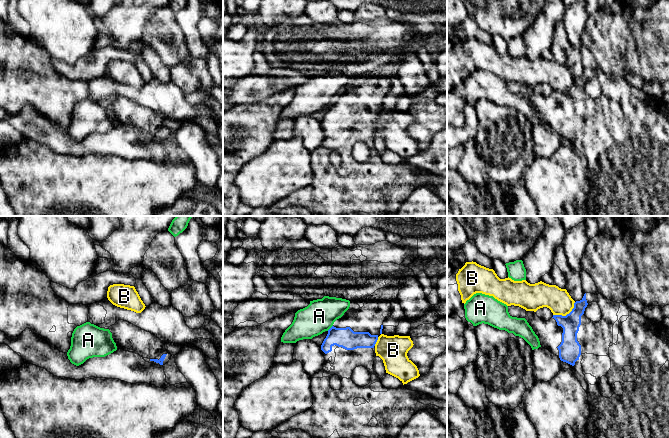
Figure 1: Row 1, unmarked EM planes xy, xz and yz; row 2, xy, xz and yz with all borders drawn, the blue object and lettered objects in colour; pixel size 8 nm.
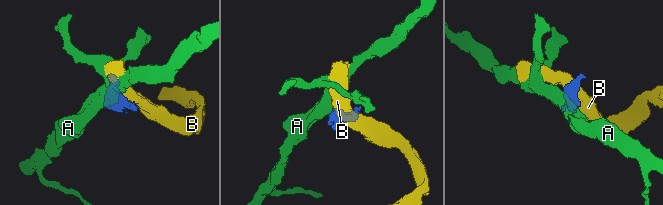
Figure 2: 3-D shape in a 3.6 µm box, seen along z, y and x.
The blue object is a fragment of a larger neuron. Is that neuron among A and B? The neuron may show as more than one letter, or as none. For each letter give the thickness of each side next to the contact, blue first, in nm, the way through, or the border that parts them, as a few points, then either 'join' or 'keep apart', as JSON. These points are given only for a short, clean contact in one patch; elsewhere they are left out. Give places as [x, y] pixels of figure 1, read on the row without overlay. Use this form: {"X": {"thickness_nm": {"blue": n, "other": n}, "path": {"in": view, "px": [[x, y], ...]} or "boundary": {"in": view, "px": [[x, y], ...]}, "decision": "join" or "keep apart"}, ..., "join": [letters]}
{"A": {"thickness_nm": {"blue": 160, "other": 260}, "boundary": {"in": "xz", "px": [[332, 101], [327, 106]]}, "decision": "keep apart"}, "B": {"thickness_nm": {"blue": 150, "other": 200}, "boundary": {"in": "yz", "px": [[575, 78], [572, 85], [565, 91], [553, 91]]}, "decision": "keep apart"}, "join": []}

